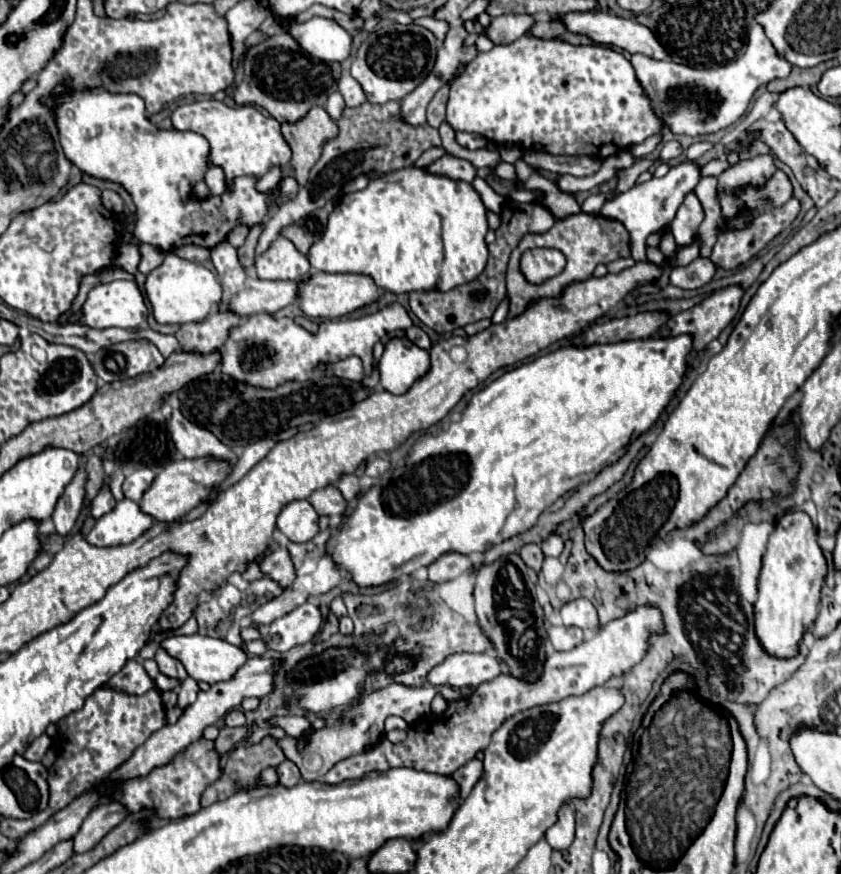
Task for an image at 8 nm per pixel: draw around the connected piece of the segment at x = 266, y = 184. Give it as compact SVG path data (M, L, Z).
M273 167L273 171L267 171L261 179L259 179L259 183L257 183L257 189L259 191L265 191L265 189L269 189L269 187L273 187L273 185L277 185L277 181L283 177L283 171L281 171L281 167Z

